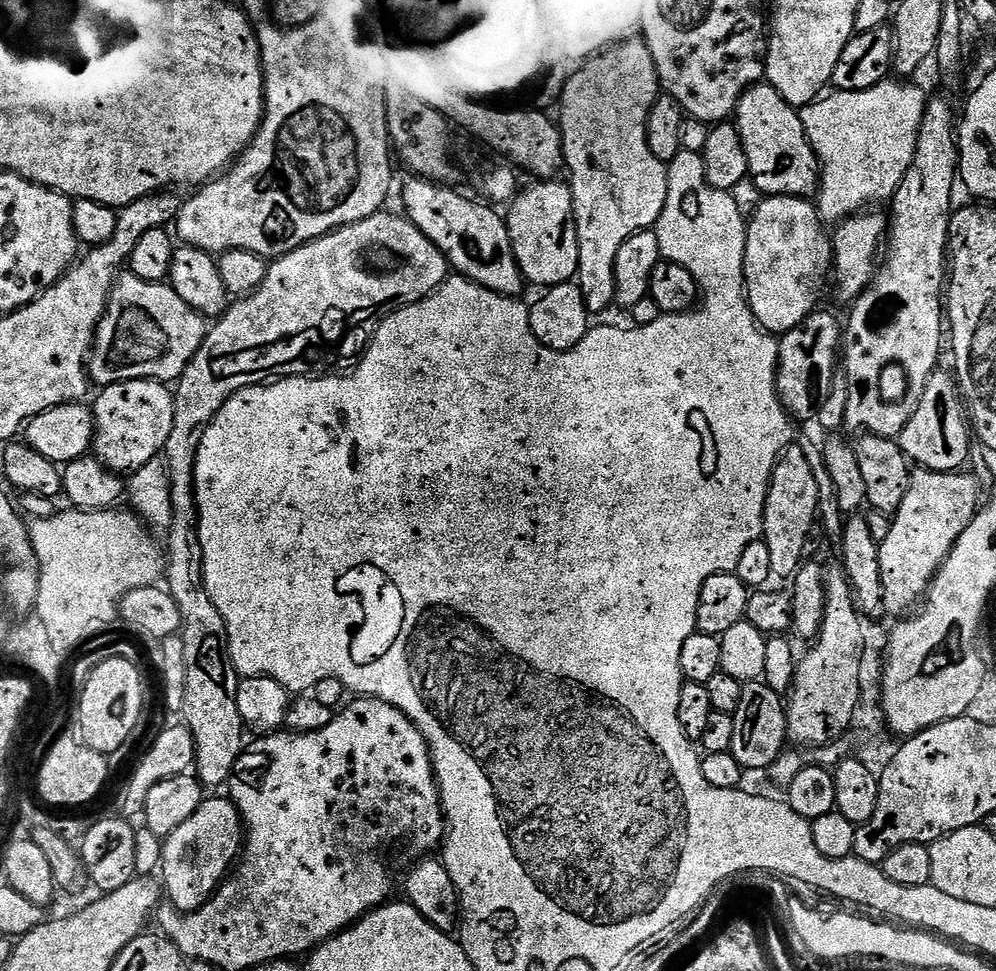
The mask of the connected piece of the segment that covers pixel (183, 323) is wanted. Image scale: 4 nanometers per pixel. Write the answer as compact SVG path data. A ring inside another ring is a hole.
M131 274L121 275L112 288L104 318L96 328L96 343L92 345L88 366L91 383L96 386L107 386L131 380L179 381L180 375L184 373L194 354L198 354L205 335L205 317L190 306L186 306L186 302L178 298L171 283L151 284Z

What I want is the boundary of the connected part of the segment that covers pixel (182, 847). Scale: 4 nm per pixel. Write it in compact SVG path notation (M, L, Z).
M205 798L202 806L164 840L162 884L167 899L179 912L196 912L208 903L241 855L246 839L244 819L231 799L223 799Z

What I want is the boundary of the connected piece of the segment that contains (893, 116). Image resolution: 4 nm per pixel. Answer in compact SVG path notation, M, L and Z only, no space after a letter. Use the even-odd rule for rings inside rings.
M886 79L870 90L833 91L832 96L825 95L799 109L804 136L820 160L818 211L825 225L839 226L852 216L859 216L873 206L880 206L876 204L882 203L883 200L884 203L891 201L914 162L914 154L930 96L918 85L912 84L916 82L901 82L895 79Z

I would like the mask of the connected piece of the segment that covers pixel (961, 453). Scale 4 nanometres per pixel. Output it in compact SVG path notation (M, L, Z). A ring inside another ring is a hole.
M937 370L932 375L922 394L922 402L918 402L918 410L914 410L910 422L906 422L906 426L898 437L900 449L908 455L909 461L929 472L961 471L969 463L970 453L974 448L974 436L970 431L970 416L966 411L966 401L961 393L957 377L951 371L948 372Z

